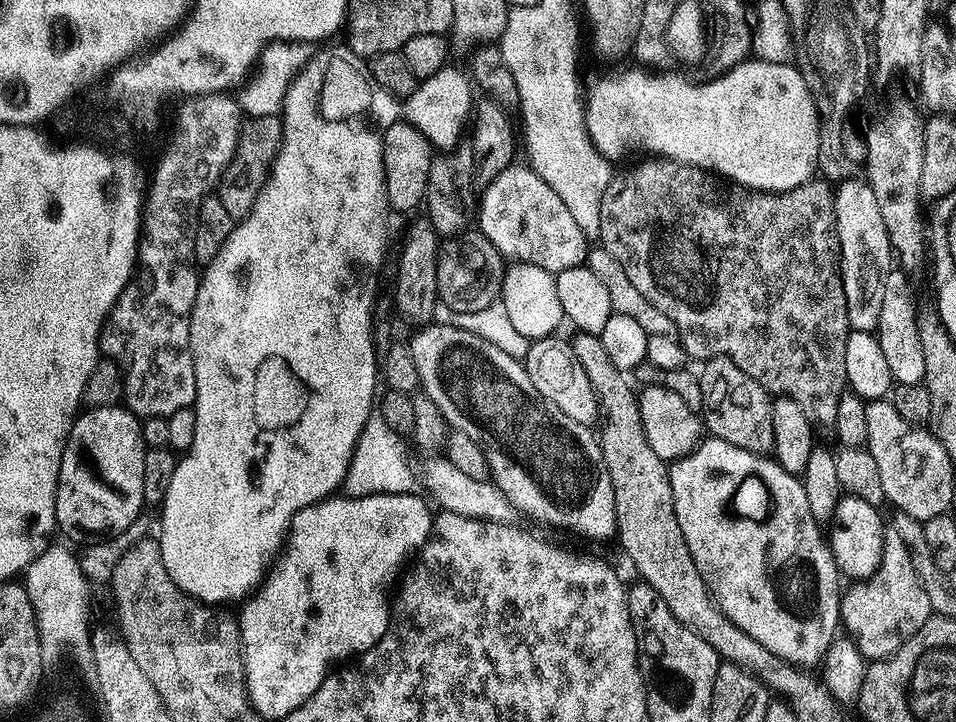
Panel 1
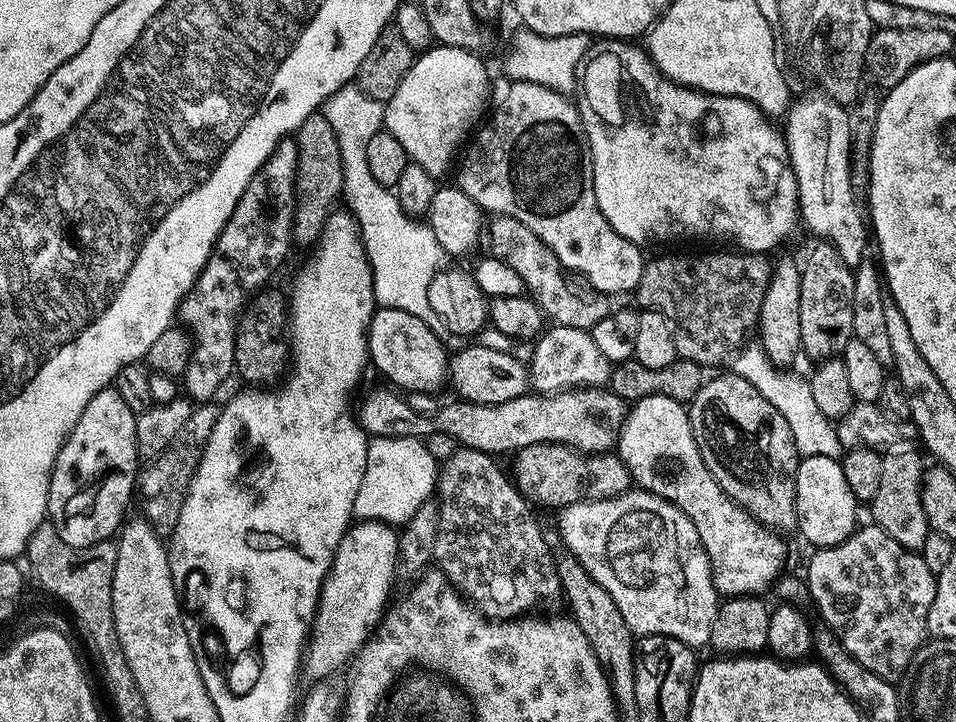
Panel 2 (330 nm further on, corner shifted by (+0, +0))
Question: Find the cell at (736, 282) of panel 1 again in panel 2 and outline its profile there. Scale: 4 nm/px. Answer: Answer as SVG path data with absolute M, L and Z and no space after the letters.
M728 252L700 260L693 268L672 256L645 263L635 303L641 309L662 313L671 322L679 359L701 366L720 364L724 356L731 357L741 347L744 334L757 327L770 275L769 261L760 254Z

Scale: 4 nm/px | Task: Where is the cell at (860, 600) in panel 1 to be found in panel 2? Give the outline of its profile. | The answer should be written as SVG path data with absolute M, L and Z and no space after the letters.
M868 522L865 528L864 525L857 527L842 543L816 548L813 553L806 573L808 595L811 602L816 603L826 628L866 670L888 681L898 681L904 671L905 675L913 667L918 656L916 651L929 639L928 615L936 597L937 573L926 570L926 562L919 551L894 542L894 538L875 522Z

